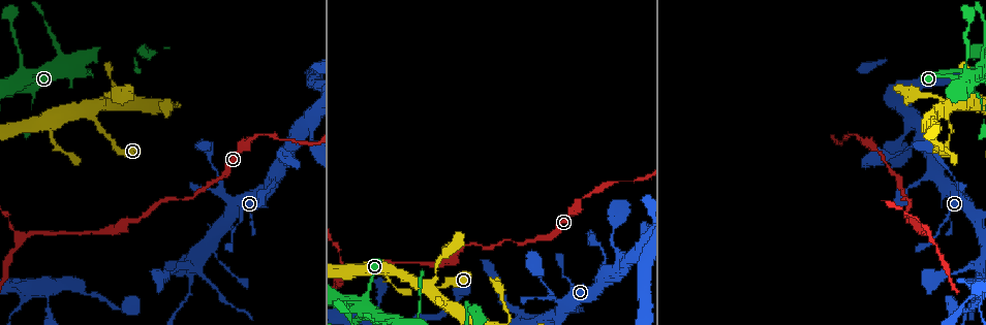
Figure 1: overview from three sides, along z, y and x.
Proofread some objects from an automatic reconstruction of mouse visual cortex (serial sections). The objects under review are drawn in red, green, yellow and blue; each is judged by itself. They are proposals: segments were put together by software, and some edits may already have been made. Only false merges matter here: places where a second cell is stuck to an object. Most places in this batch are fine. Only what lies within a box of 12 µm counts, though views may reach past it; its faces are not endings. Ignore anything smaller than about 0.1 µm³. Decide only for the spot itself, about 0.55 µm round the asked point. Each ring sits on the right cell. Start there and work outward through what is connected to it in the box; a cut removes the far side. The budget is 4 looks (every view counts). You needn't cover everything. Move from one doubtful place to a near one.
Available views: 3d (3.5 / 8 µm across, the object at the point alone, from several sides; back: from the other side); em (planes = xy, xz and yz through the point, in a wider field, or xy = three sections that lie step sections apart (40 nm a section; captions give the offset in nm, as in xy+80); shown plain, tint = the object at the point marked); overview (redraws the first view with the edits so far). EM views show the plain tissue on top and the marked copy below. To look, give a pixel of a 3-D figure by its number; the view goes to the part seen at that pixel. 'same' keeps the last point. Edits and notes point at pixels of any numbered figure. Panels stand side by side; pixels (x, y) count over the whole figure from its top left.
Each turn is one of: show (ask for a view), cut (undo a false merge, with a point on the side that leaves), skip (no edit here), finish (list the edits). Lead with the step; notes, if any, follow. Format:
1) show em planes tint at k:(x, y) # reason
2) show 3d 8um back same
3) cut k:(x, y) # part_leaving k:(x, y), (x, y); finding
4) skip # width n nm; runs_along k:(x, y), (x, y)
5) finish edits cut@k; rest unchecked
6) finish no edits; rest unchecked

show 3d 3.5um at 1:(224, 191) # abrupt turn

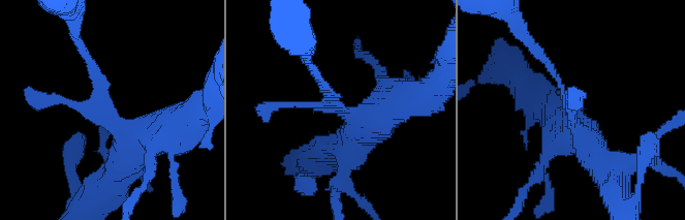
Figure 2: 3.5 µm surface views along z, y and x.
show em xy step 3 tint at 2:(570, 111) # need the tissue

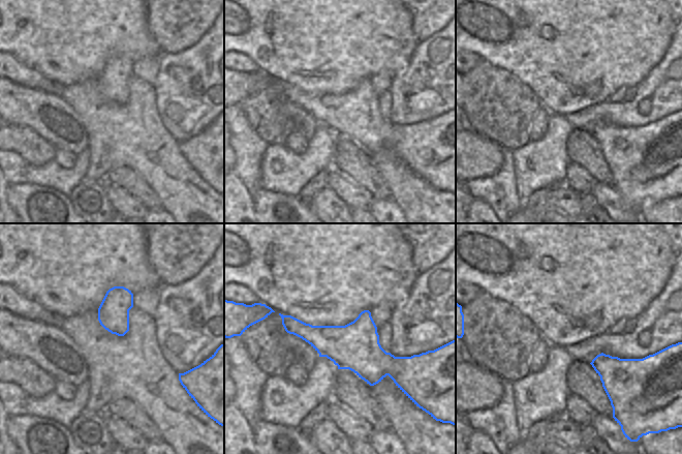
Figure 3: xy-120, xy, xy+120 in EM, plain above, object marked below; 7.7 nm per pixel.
skip # width 360 nm; runs_along 2:(155, 134), (107, 116), (85, 56); all the same cell

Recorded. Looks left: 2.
show 3d 3.5um at 1:(90, 111) # sharp bend

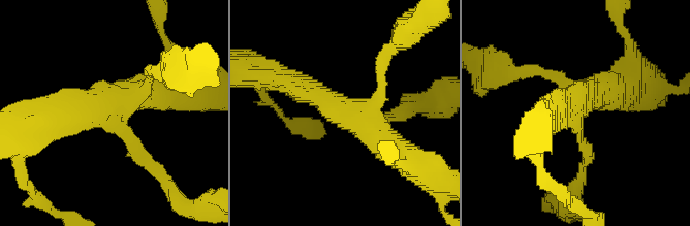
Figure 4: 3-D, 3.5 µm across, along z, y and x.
show em xy step 5 tint at 4:(116, 113) # arms 4; arm_widths 150, 200, 400, 450 nm

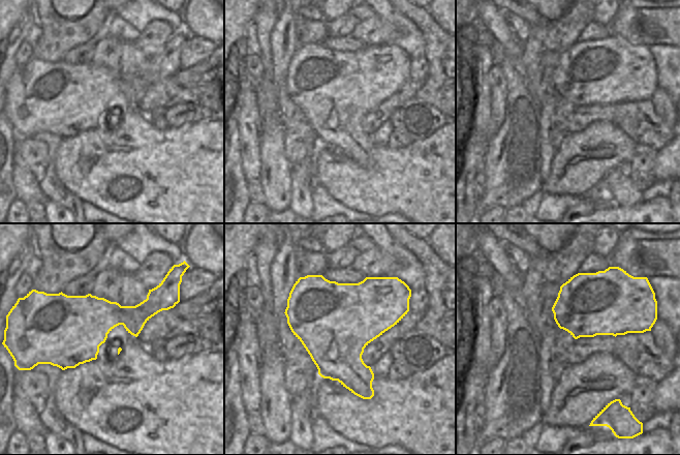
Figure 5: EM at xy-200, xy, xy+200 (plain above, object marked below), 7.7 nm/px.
skip # runs_along 4:(583, 167), (577, 103), (615, 91); one cell here

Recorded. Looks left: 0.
finish no edits; rest unchecked

